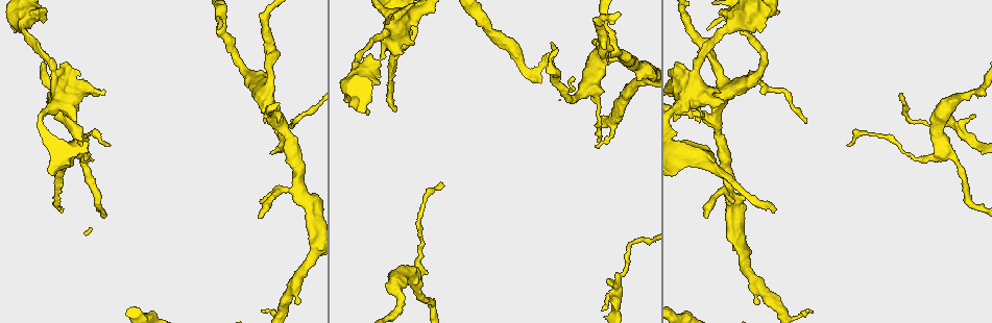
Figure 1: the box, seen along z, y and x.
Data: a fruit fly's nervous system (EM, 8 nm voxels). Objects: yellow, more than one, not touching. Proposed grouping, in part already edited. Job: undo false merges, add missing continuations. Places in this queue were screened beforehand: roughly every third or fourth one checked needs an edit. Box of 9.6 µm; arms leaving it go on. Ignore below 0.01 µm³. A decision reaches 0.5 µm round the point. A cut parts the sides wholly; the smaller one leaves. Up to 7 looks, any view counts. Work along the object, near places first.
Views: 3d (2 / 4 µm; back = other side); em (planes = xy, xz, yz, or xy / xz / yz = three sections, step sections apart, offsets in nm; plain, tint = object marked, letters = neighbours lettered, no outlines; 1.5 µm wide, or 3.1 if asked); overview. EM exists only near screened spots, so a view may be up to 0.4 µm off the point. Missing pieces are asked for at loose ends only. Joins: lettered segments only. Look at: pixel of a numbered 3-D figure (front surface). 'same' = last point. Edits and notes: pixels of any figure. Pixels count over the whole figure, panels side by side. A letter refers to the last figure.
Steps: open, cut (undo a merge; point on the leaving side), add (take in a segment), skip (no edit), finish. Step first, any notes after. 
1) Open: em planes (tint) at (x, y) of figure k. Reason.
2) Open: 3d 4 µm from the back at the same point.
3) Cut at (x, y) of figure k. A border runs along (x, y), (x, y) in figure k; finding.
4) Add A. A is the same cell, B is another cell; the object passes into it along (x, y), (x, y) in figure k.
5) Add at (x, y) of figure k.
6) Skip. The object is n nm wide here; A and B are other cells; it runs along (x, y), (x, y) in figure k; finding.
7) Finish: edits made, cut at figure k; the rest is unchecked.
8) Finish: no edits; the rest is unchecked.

Open: 3d 2 µm from the back at (912, 158) of figure 1. Thick turns thin.

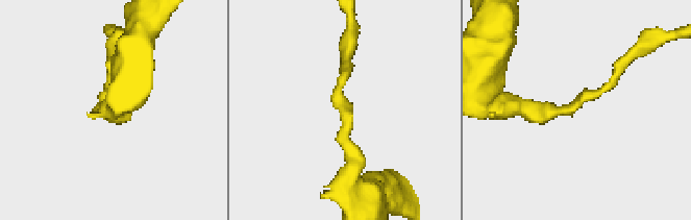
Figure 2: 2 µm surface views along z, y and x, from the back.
Open: em planes (tint) at (574, 106) of figure 2.

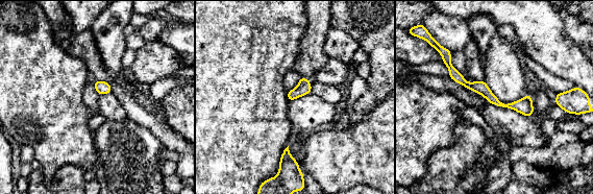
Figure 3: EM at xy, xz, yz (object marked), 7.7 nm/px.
Open: em planes (letters) at the same point. What lies round it.

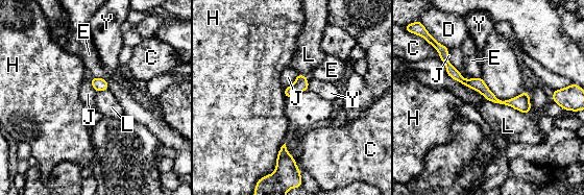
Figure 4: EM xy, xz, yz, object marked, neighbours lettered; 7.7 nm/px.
Skip. The object is 100 nm wide here; C, D, E, H, J, L and Y are other cells; a border runs along (448, 48), (448, 62), (471, 77) in figure 4; one neuron here.

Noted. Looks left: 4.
Open: em planes (letters) at (708, 162) of figure 1. Sudden change in width.

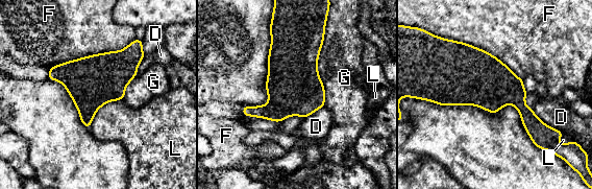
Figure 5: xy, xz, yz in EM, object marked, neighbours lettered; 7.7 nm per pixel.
Skip. The object is 320 nm wide here; D, F, G and L are other cells; a border runs along (122, 99), (104, 103), (88, 128) in figure 5; all the same neuron.

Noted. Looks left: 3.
Open: 3d 2 µm at (47, 60) of figure 1. Calibre changes.

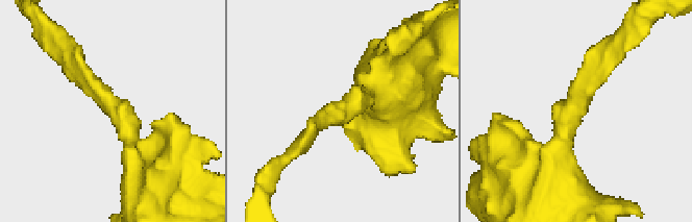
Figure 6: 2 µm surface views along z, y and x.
Open: em planes (letters) at (113, 109) of figure 6.

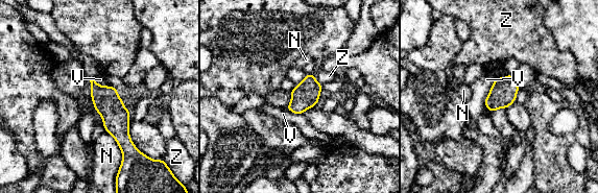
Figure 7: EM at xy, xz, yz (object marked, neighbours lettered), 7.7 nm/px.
Skip. N, V and Z are other cells; a border runs along (495, 78), (483, 105) in figure 7; all the same neuron.

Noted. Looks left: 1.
Finish: no edits; the rest is unchecked.

